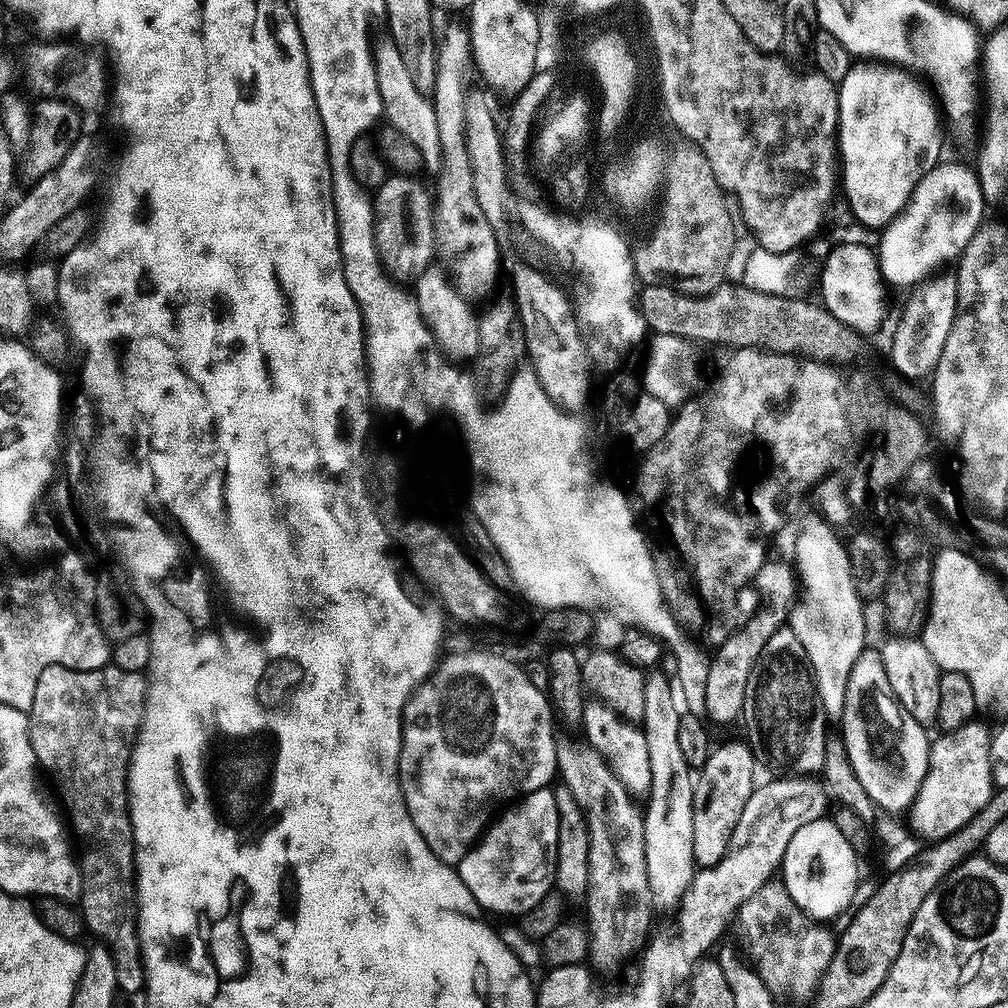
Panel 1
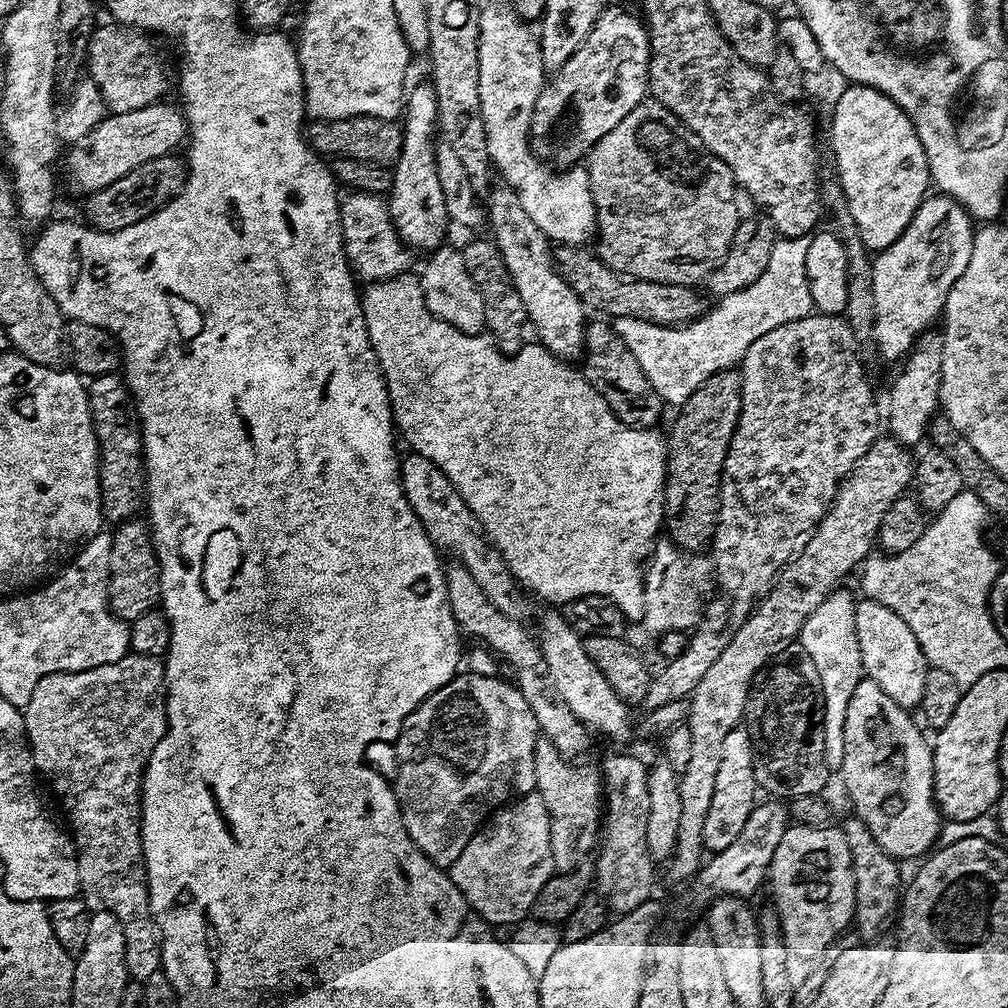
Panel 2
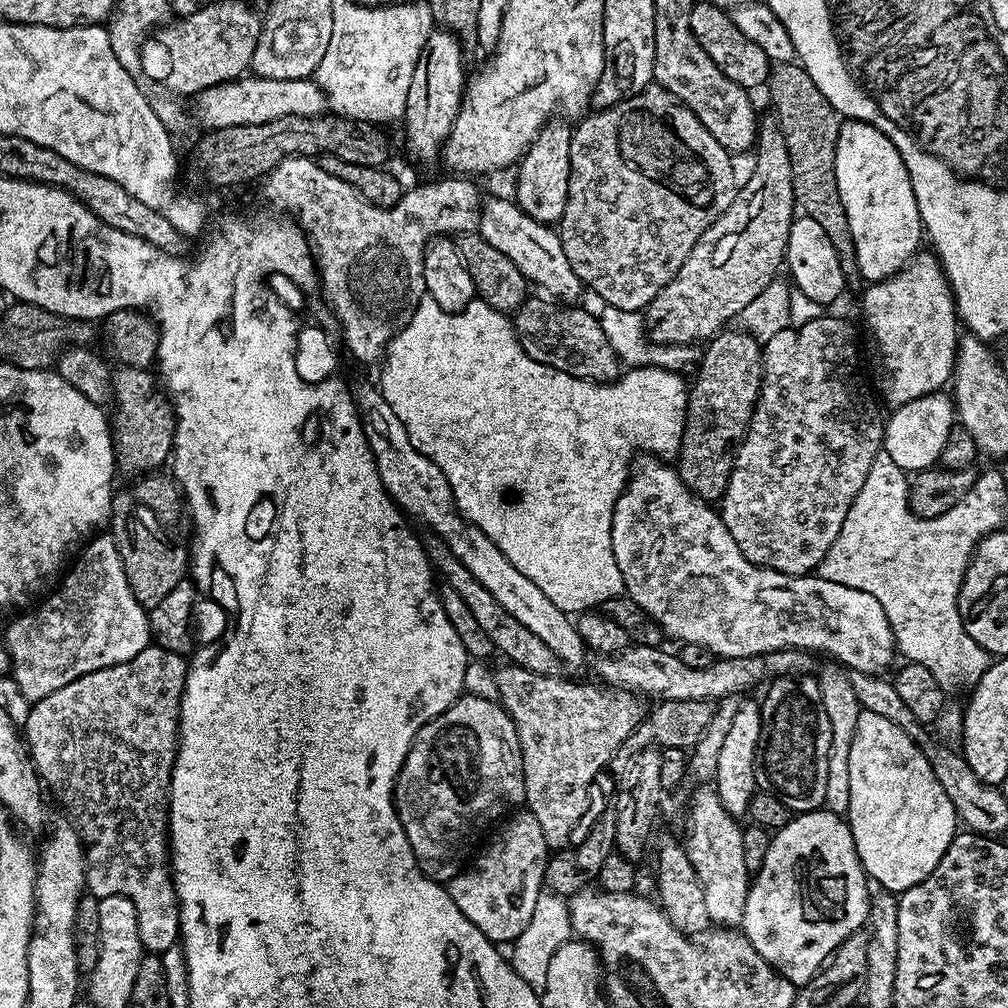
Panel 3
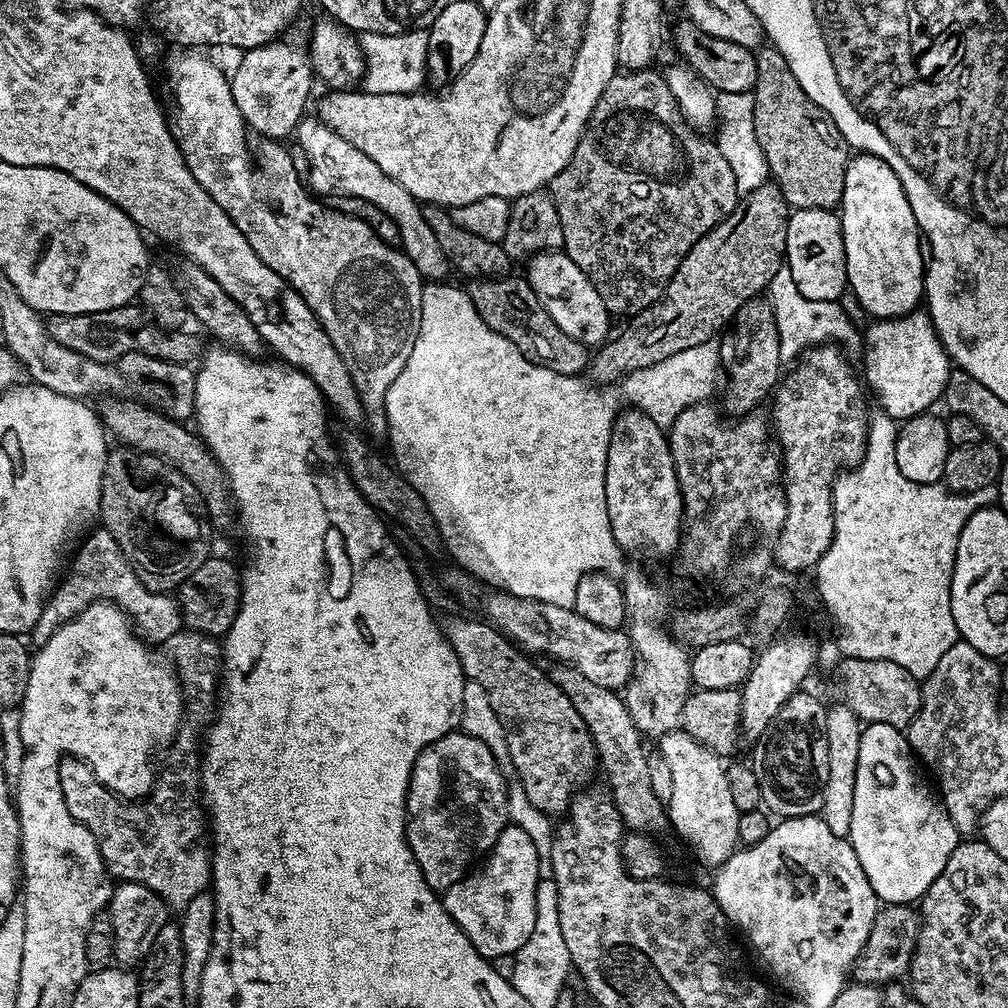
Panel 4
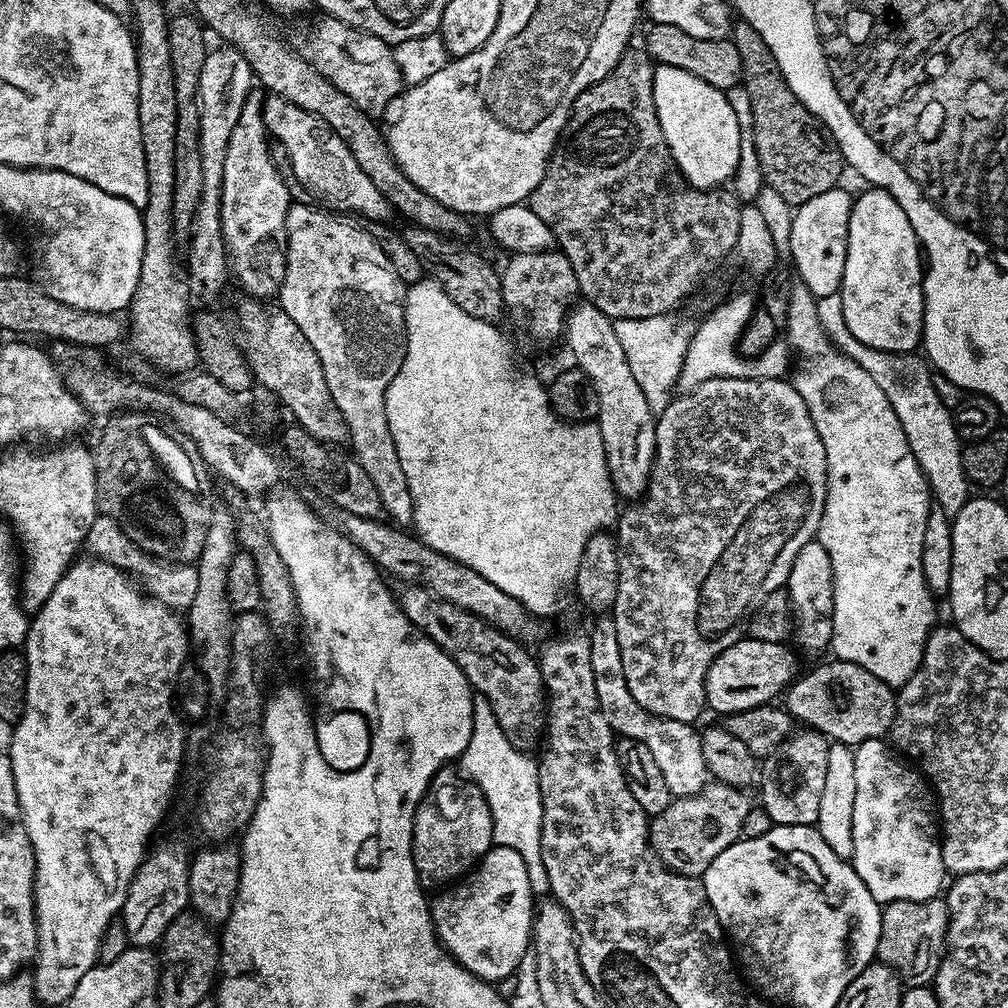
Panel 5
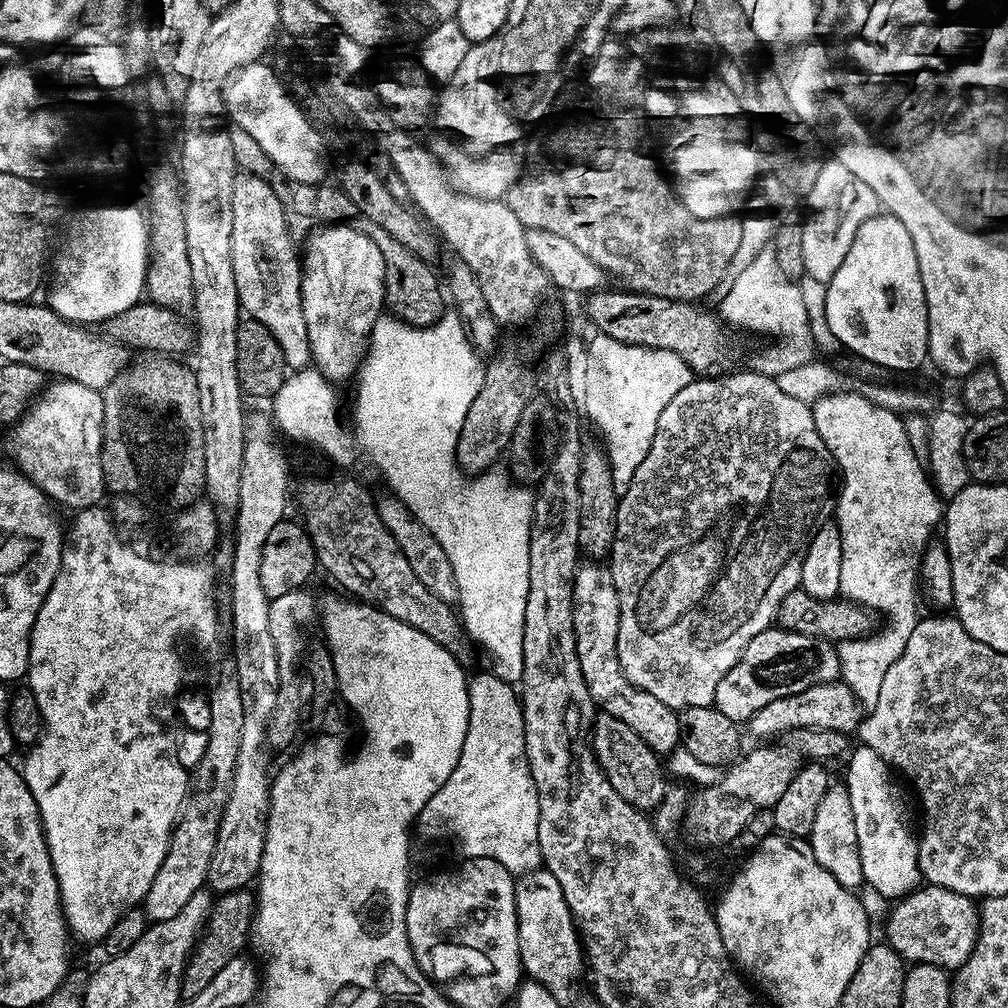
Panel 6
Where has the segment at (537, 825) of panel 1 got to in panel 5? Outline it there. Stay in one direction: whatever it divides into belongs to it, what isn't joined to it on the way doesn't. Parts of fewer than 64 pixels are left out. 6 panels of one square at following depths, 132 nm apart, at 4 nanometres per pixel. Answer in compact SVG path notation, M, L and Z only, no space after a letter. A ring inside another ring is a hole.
M499 846L489 848L488 853L471 872L431 897L430 911L436 936L449 956L453 956L462 967L470 970L470 974L480 980L497 982L496 980L504 980L507 976L509 979L523 956L529 952L532 939L534 897L530 878L526 874L526 862L522 862L522 854L518 854L518 850Z

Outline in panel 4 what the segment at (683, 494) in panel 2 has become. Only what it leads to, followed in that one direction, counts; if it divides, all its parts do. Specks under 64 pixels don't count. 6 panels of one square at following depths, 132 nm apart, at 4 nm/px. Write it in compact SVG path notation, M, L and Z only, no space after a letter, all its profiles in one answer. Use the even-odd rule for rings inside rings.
M763 295L750 298L734 314L718 343L720 366L726 380L728 376L728 385L724 388L723 411L728 414L755 413L759 409L756 407L775 393L782 380L780 335L771 302Z

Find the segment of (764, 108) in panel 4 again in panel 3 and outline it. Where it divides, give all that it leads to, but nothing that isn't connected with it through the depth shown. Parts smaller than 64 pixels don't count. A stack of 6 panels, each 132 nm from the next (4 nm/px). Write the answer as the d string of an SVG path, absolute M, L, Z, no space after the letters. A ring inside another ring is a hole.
M777 63L768 75L766 92L772 95L771 107L781 120L782 132L790 152L793 166L793 190L799 211L814 218L834 246L838 262L842 266L845 285L859 289L862 284L854 238L850 234L850 222L846 218L846 206L838 194L836 177L836 147L840 137L841 117L826 102L822 90L814 86L814 78L799 63ZM860 284L860 285L859 285Z

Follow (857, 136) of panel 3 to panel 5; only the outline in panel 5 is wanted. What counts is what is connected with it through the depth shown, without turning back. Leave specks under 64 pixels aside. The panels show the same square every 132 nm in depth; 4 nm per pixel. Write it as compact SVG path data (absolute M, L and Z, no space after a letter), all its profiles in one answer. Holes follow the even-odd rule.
M865 187L861 196L857 195L850 210L848 227L848 249L846 250L846 270L842 274L840 295L842 313L850 332L866 346L888 352L915 352L924 339L924 270L922 249L906 218L906 210L886 190Z

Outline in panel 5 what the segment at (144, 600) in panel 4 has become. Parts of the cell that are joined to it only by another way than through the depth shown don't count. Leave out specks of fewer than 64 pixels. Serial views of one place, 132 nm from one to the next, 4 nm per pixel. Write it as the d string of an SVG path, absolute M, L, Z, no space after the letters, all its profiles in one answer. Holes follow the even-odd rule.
M97 514L88 531L86 548L91 555L102 562L110 562L110 566L122 568L131 574L142 585L145 592L156 600L161 600L167 608L177 614L187 613L194 602L194 594L198 589L198 570L196 564L167 564L165 560L155 560L150 554L146 554L118 526L118 522L112 516Z

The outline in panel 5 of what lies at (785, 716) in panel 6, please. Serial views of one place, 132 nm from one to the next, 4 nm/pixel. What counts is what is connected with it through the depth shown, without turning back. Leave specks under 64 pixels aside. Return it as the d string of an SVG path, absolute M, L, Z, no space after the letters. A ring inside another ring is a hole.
M828 658L813 672L797 675L782 696L793 721L814 728L829 741L855 746L867 740L879 740L892 731L896 717L896 692L886 682L874 678L854 662Z

